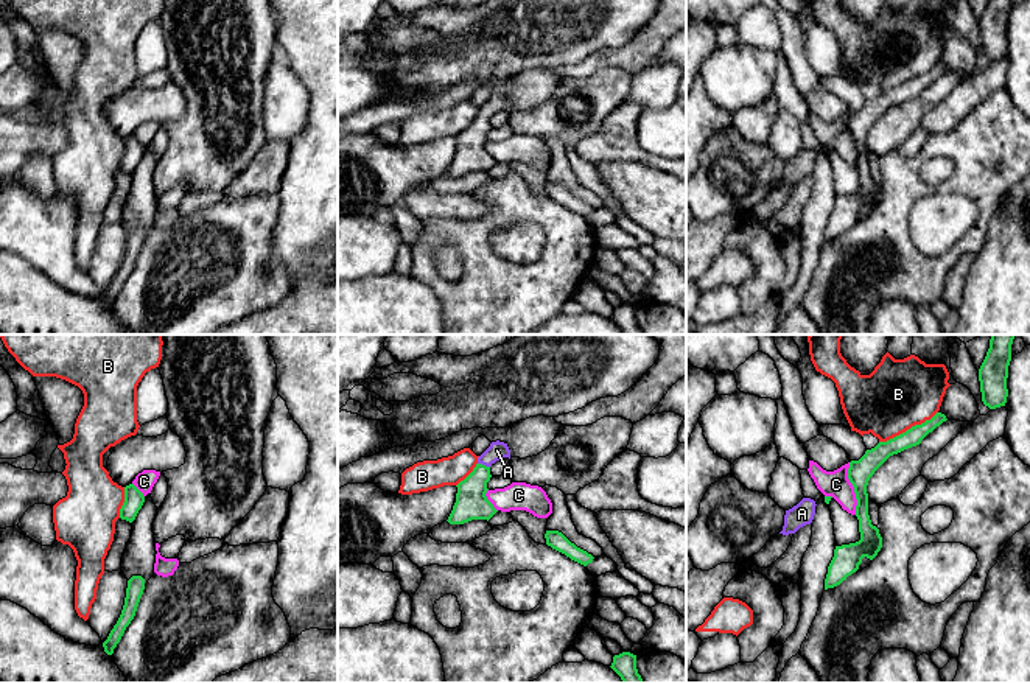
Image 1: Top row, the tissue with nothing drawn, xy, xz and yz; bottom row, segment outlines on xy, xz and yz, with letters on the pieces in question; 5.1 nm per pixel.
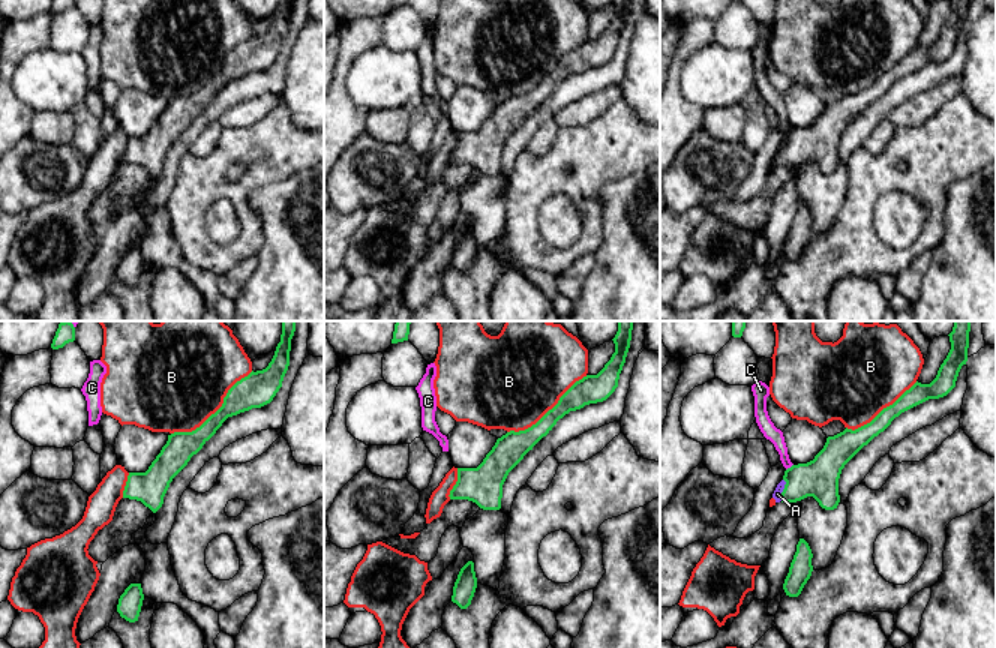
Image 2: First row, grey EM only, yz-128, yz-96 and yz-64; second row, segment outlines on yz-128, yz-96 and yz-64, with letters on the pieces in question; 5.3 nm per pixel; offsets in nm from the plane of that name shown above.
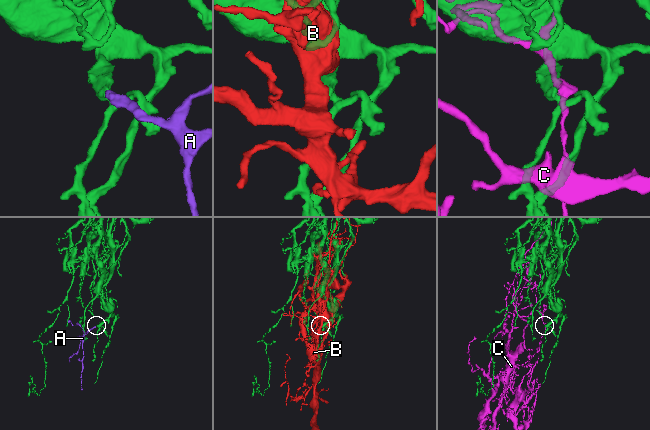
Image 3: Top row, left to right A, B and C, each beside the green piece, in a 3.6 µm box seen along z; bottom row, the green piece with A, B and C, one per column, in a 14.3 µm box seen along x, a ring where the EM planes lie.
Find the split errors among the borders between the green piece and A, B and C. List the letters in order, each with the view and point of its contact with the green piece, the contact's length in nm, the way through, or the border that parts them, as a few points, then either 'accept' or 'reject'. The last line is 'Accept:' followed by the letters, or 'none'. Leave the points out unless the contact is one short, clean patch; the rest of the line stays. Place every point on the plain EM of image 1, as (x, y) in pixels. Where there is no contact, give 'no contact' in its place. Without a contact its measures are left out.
A: xz (484, 117) | 70 nm | across xz (472, 154), (472, 142), (484, 117), (497, 101) | accept
B: yz (907, 81) | 340 nm | reject
C: yz (854, 140) | 280 nm | reject
Accept: A

